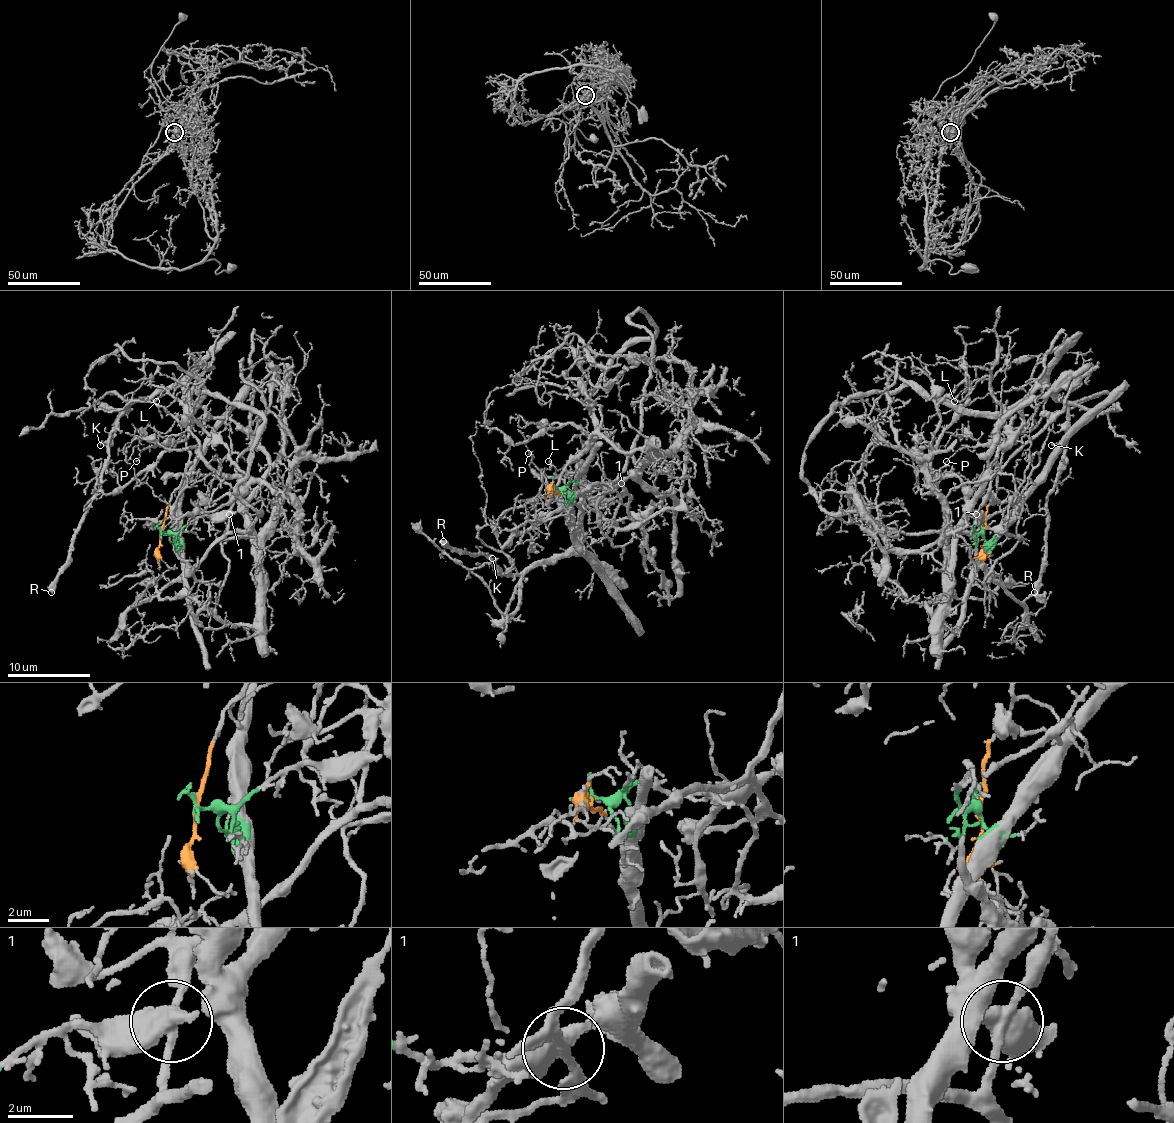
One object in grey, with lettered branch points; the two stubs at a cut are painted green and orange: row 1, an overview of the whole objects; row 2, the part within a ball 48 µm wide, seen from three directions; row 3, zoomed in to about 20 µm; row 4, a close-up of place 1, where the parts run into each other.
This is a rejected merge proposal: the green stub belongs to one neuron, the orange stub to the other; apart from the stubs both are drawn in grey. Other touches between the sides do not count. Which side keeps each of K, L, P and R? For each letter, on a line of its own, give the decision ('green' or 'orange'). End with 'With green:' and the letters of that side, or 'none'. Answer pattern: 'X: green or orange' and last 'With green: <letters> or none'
K: orange
L: green
P: orange
R: orange
With green: L

